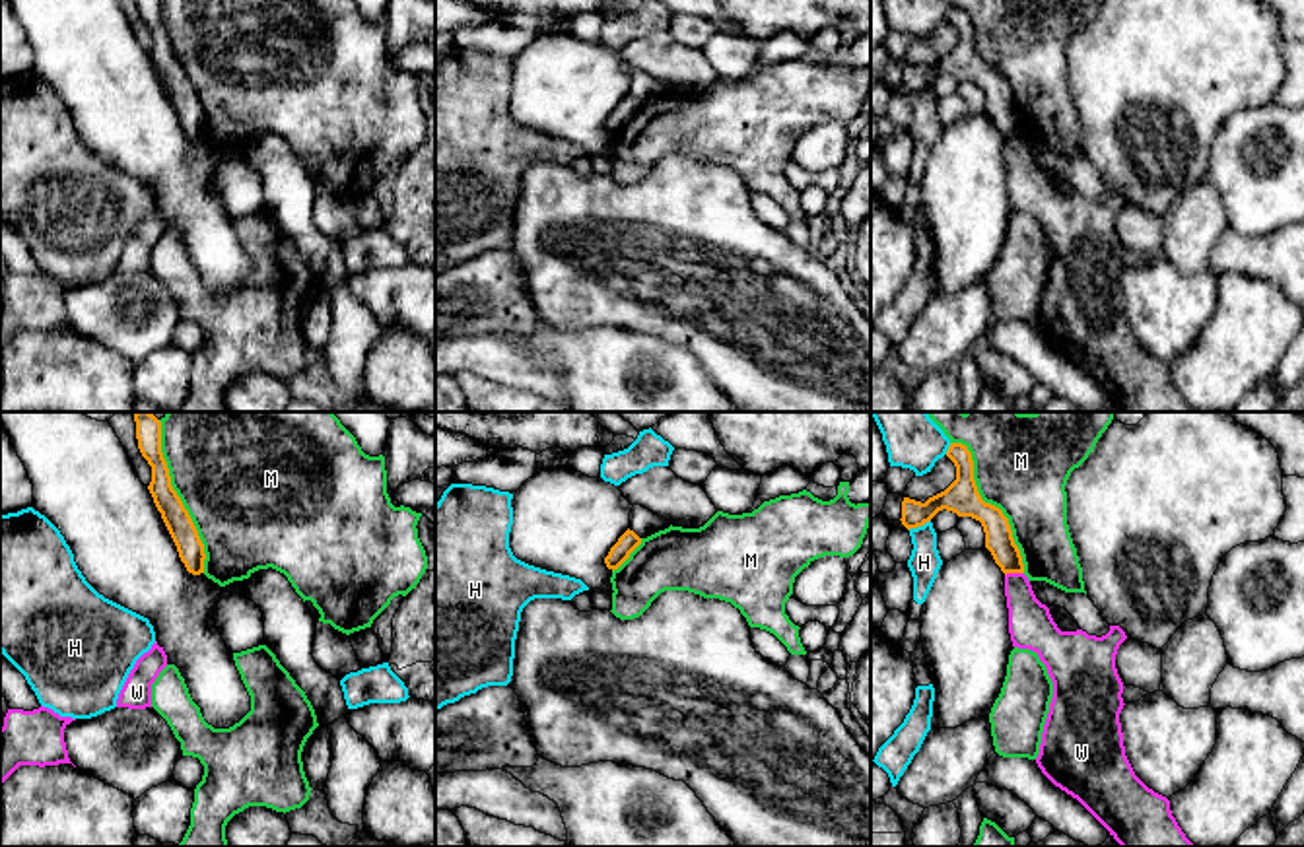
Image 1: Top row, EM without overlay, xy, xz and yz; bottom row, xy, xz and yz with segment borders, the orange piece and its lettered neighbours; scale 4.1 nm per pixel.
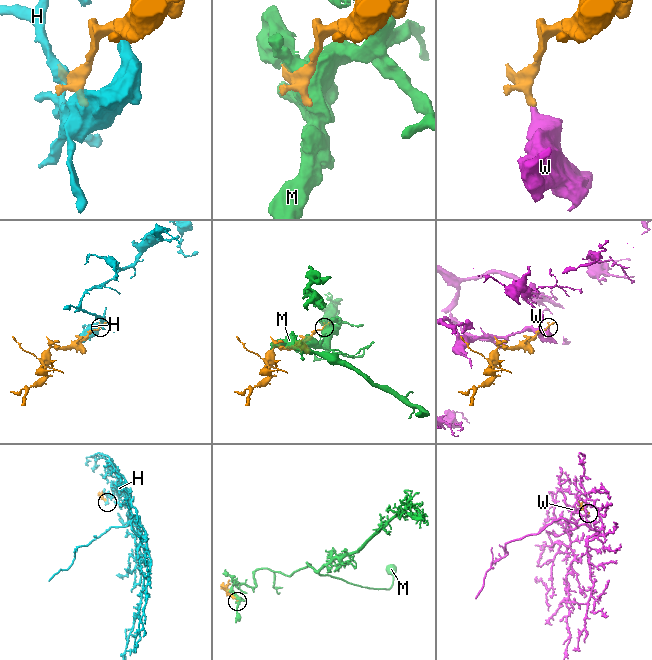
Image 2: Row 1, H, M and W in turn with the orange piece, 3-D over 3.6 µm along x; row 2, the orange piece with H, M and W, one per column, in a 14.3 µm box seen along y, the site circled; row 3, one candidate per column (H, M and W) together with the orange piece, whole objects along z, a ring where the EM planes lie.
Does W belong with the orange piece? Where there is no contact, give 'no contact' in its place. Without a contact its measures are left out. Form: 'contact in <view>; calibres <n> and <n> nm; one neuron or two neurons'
contact in yz; calibres 120 and 190 nm; two neurons

